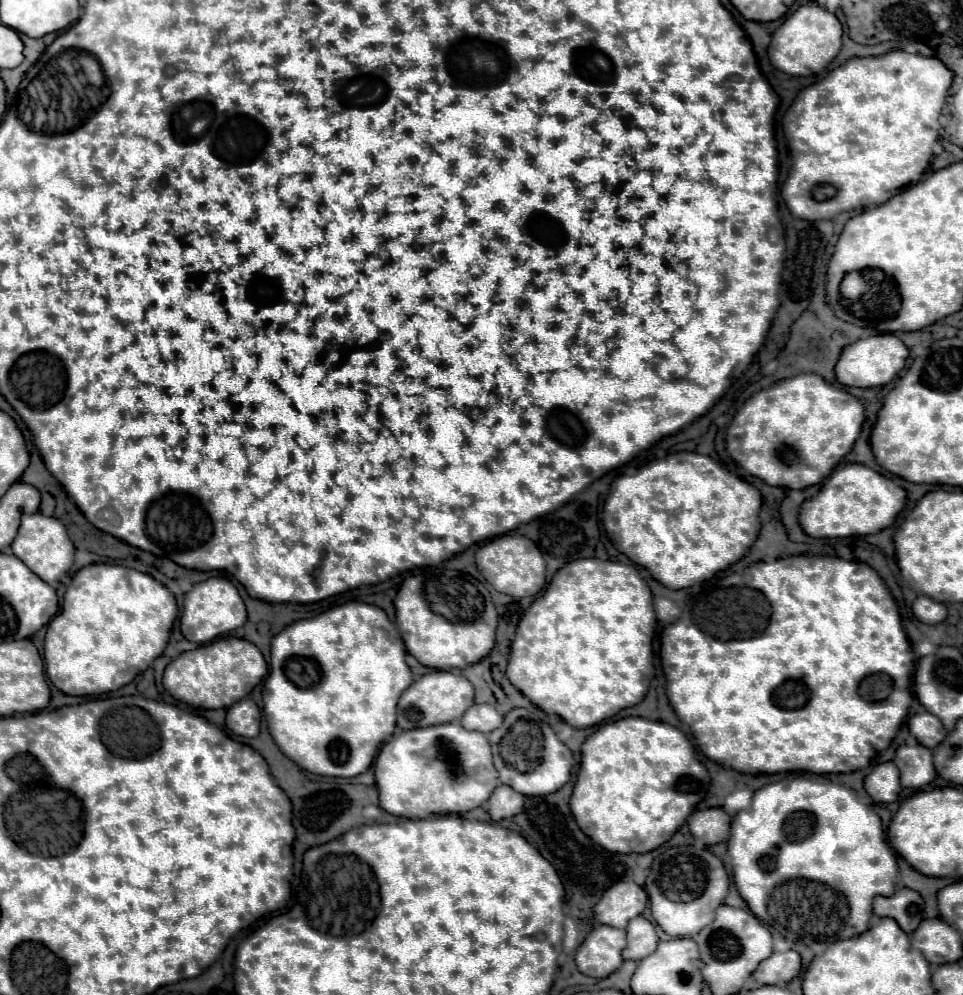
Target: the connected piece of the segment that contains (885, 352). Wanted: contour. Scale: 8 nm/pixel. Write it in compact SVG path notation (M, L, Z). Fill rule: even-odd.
M892 333L872 335L846 345L840 353L834 373L838 383L844 387L880 387L890 383L898 375L898 371L904 369L906 357L908 357L908 349L896 335Z

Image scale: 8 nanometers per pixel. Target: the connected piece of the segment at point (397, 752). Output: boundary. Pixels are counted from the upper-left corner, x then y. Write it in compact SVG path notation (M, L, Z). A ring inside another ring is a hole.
M458 723L412 729L392 735L380 747L374 765L374 777L380 795L380 807L406 819L426 819L432 815L472 811L490 797L498 783L486 735L480 731L466 731ZM444 751L456 755L458 765L482 765L488 769L480 771L478 767L464 767L462 773L446 773L448 769Z

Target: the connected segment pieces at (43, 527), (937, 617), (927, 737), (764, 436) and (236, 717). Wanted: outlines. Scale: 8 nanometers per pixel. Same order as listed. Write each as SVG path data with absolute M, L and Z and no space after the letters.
M42 513L22 515L18 535L12 543L12 553L22 559L26 567L46 583L56 583L74 563L74 545L66 533L66 527L58 519L46 517Z
M918 595L912 603L912 613L922 623L942 623L946 619L946 607L926 595Z
M932 713L914 715L908 721L908 725L910 725L910 733L918 739L918 743L928 749L934 749L946 737L946 729L942 727L940 719L936 719Z
M800 373L754 393L726 431L728 455L768 485L806 489L822 483L848 455L864 423L864 405L816 373Z
M246 697L234 703L226 711L226 727L240 737L256 737L260 731L260 709L258 705Z

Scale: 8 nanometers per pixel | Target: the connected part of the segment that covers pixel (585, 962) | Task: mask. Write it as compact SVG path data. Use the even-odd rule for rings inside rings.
M598 925L590 931L576 953L576 967L580 973L604 979L622 965L622 949L626 947L624 929Z

